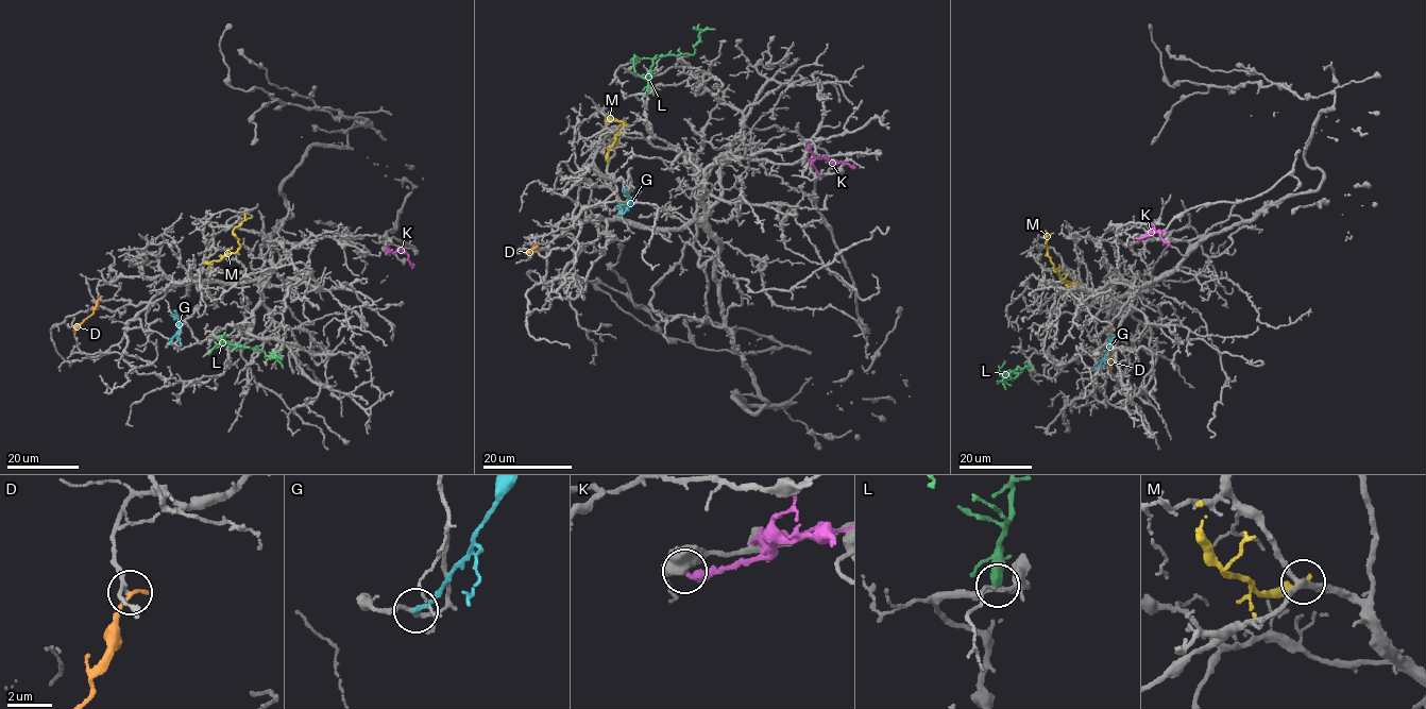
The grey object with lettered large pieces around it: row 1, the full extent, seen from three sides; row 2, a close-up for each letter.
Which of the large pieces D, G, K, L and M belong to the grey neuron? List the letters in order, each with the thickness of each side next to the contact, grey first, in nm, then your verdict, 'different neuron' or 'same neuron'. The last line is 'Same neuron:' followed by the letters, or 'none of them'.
D: calibres 160 and 200 nm; different neuron
G: calibres 180 and 200 nm; different neuron
K: calibres 750 and 360 nm; different neuron
L: calibres 200 and 480 nm; different neuron
M: calibres 240 and 280 nm; different neuron
Same neuron: none of them

